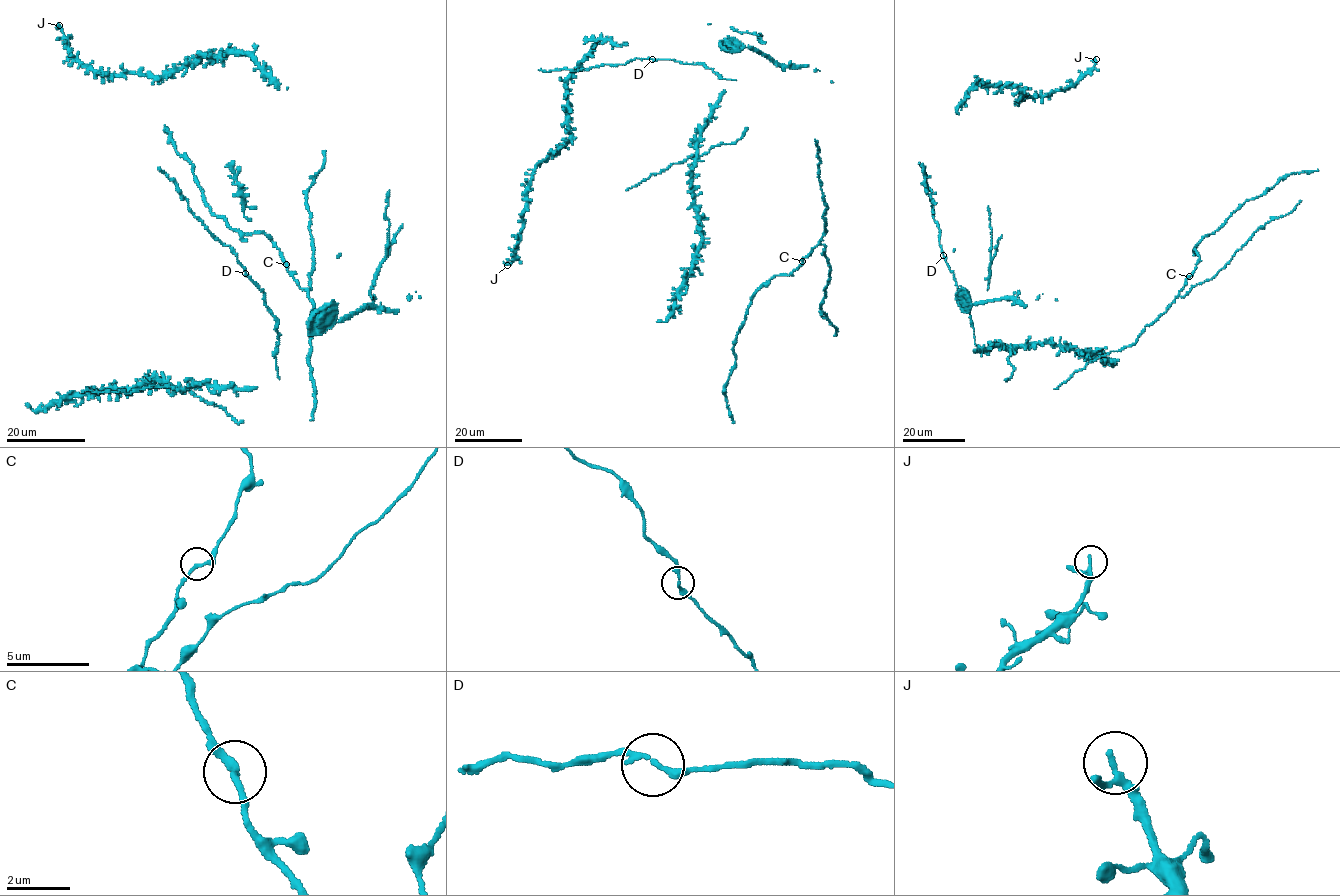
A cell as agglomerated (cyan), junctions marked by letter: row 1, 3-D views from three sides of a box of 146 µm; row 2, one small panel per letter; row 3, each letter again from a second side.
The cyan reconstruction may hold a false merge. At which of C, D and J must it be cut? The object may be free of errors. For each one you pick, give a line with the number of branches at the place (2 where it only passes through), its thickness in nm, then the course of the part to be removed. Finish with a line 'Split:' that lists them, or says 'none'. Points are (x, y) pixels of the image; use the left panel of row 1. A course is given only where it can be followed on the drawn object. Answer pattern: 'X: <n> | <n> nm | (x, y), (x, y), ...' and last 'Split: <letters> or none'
Split: none

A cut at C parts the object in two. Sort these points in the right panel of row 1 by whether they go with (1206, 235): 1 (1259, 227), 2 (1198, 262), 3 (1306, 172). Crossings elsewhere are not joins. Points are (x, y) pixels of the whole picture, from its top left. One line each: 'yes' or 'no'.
1: no
2: yes
3: yes

